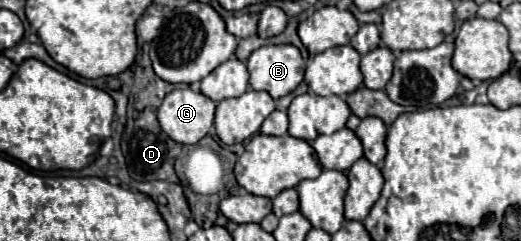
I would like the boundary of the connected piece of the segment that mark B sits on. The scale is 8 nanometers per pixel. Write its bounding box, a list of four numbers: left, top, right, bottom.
[247,45,305,101]

